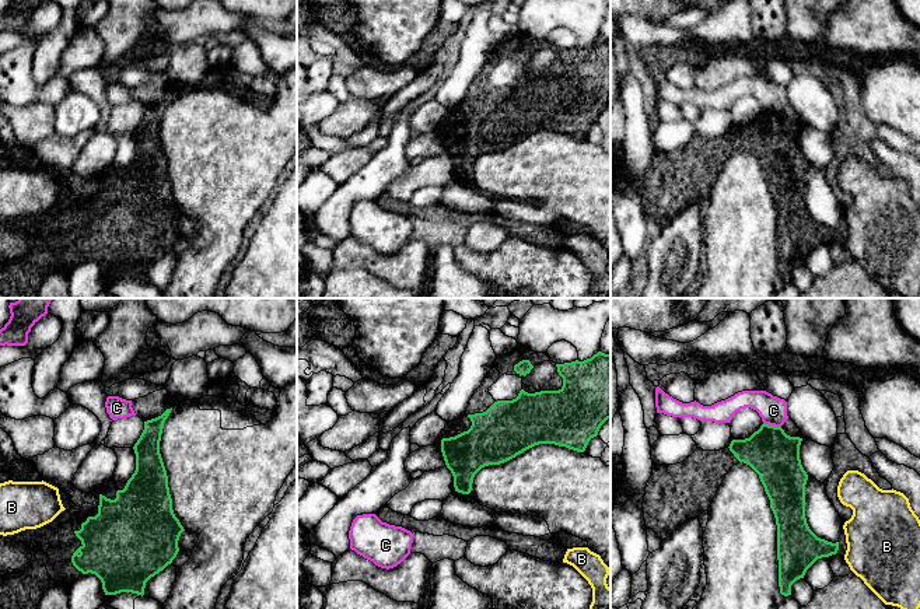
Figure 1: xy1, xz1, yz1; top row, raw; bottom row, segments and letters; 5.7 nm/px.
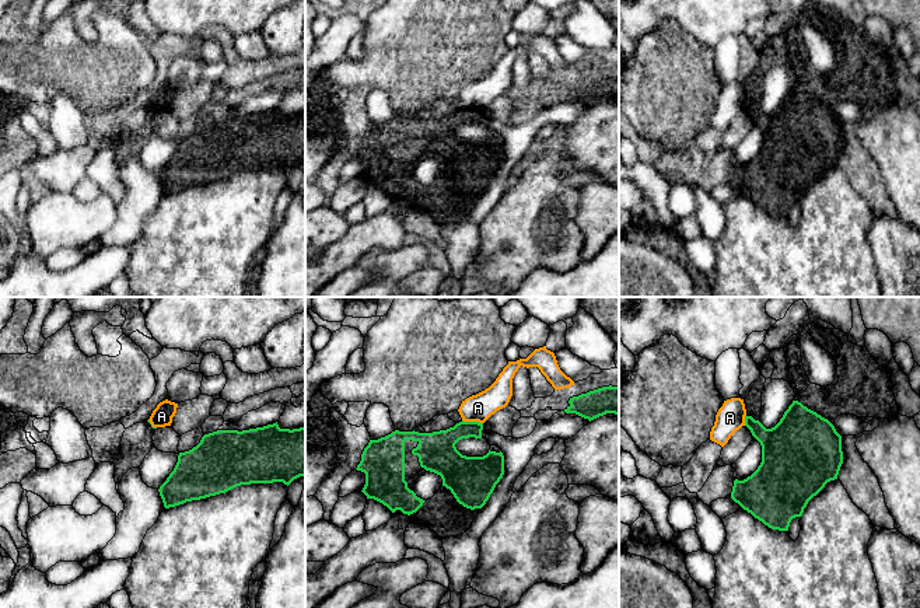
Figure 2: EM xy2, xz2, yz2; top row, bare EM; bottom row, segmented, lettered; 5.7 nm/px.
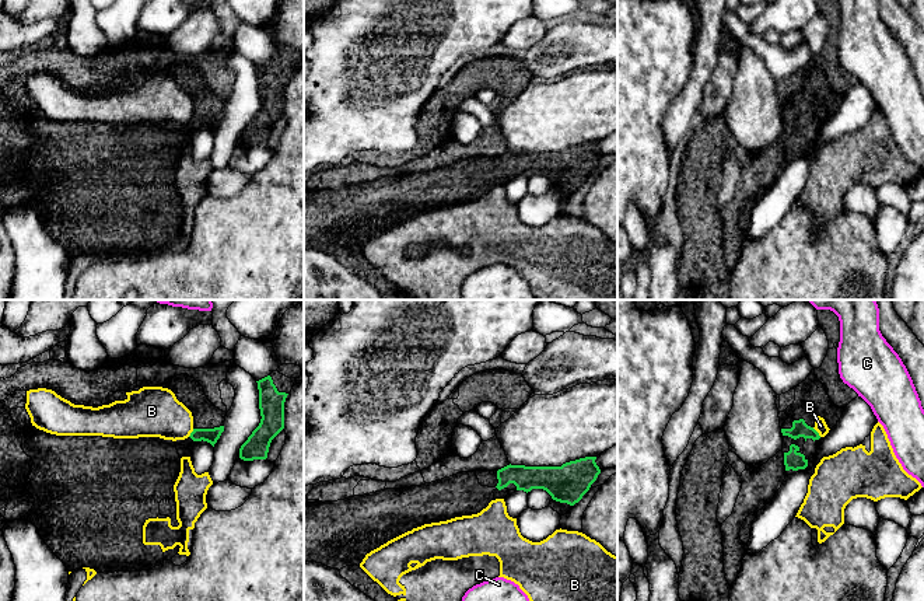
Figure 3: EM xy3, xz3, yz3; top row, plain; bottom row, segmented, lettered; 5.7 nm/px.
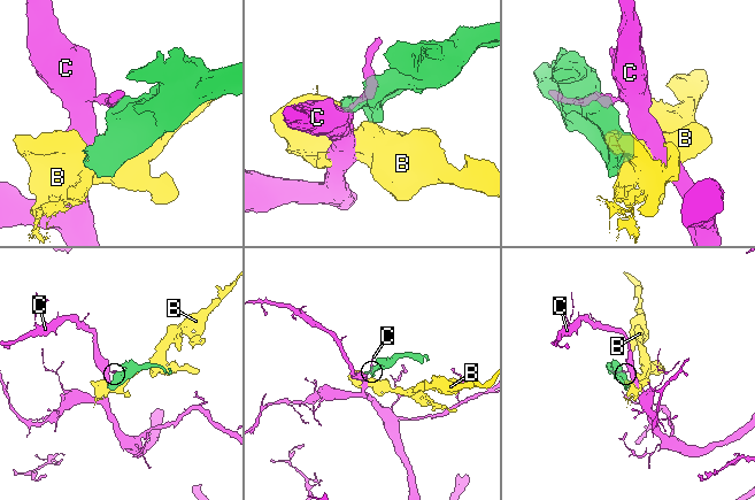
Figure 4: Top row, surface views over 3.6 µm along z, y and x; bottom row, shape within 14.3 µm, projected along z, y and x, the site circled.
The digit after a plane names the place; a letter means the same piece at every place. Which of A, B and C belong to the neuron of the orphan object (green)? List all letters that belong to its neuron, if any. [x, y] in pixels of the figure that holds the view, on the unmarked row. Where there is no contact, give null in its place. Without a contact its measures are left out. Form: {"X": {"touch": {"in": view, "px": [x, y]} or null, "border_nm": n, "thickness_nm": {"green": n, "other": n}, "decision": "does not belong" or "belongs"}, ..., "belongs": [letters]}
{"A": {"touch": {"in": "xz2", "px": [472, 108]}, "border_nm": 120, "thickness_nm": {"green": 200, "other": 160}, "decision": "does not belong"}, "B": {"touch": {"in": "yz3", "px": [816, 118]}, "border_nm": 80, "thickness_nm": {"green": 100, "other": 70}, "decision": "does not belong"}, "C": {"touch": {"in": "yz1", "px": [772, 112]}, "border_nm": 110, "thickness_nm": {"green": 280, "other": 160}, "decision": "does not belong"}, "belongs": []}

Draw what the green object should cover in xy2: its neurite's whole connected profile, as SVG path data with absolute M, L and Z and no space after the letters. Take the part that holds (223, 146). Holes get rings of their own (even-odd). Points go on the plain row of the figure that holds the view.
M277 108L249 116L217 116L204 120L189 137L179 139L178 148L158 178L164 193L175 193L225 179L241 171L283 168L305 163L305 113L280 115Z

